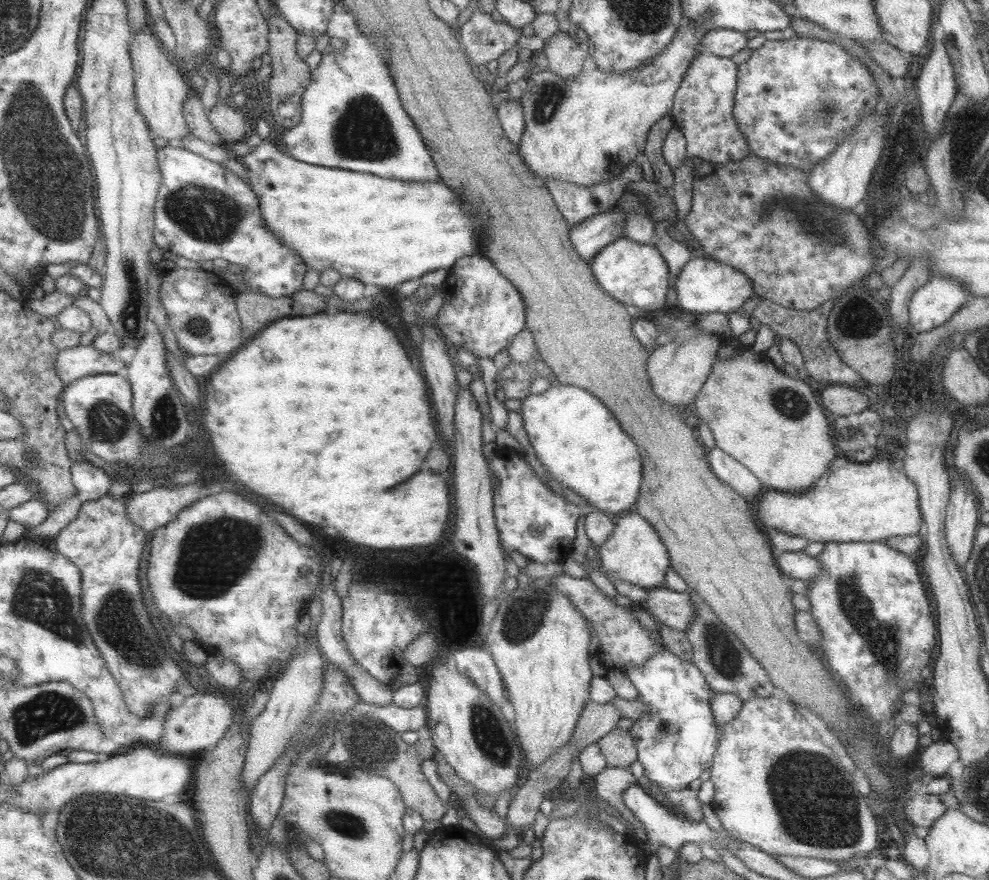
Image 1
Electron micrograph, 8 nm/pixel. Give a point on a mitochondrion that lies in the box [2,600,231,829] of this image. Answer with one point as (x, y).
(47, 713)

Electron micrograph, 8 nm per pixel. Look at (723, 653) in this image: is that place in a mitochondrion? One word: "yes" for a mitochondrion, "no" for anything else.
yes

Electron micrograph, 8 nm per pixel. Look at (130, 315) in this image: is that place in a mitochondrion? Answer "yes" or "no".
yes

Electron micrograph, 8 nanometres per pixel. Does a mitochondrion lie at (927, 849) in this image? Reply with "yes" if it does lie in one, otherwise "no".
no

